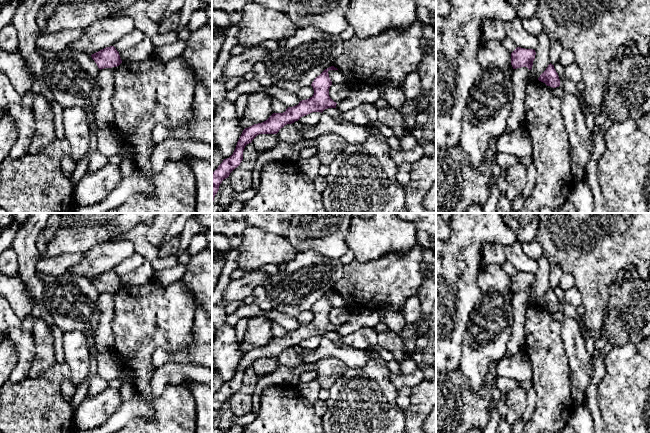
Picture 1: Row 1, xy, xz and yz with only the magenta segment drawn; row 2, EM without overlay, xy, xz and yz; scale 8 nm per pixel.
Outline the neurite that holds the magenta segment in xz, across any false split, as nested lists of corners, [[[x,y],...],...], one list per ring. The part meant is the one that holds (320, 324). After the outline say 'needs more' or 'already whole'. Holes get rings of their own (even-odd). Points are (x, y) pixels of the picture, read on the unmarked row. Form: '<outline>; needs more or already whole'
[[[331,290],[314,303],[311,308],[314,314],[312,321],[300,325],[296,330],[288,331],[283,337],[273,337],[266,345],[243,354],[233,378],[224,383],[212,397],[212,427],[222,405],[228,402],[230,397],[242,386],[245,370],[251,367],[257,359],[277,358],[285,349],[292,348],[312,336],[322,337],[325,333],[336,332],[337,327],[329,320],[329,312],[332,309],[328,298],[329,294],[338,293]]]; already whole

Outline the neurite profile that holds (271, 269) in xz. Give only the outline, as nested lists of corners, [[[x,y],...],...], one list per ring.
[[[269,264],[269,265],[266,265],[266,266],[263,266],[263,267],[259,268],[256,271],[261,271],[261,272],[268,273],[270,275],[275,275],[275,274],[278,273],[278,270],[279,269],[278,269],[277,265]]]

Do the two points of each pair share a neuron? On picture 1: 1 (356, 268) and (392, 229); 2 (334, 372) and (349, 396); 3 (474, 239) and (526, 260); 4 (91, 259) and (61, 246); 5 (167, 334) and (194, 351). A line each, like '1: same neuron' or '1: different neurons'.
1: different neurons
2: different neurons
3: different neurons
4: different neurons
5: different neurons

